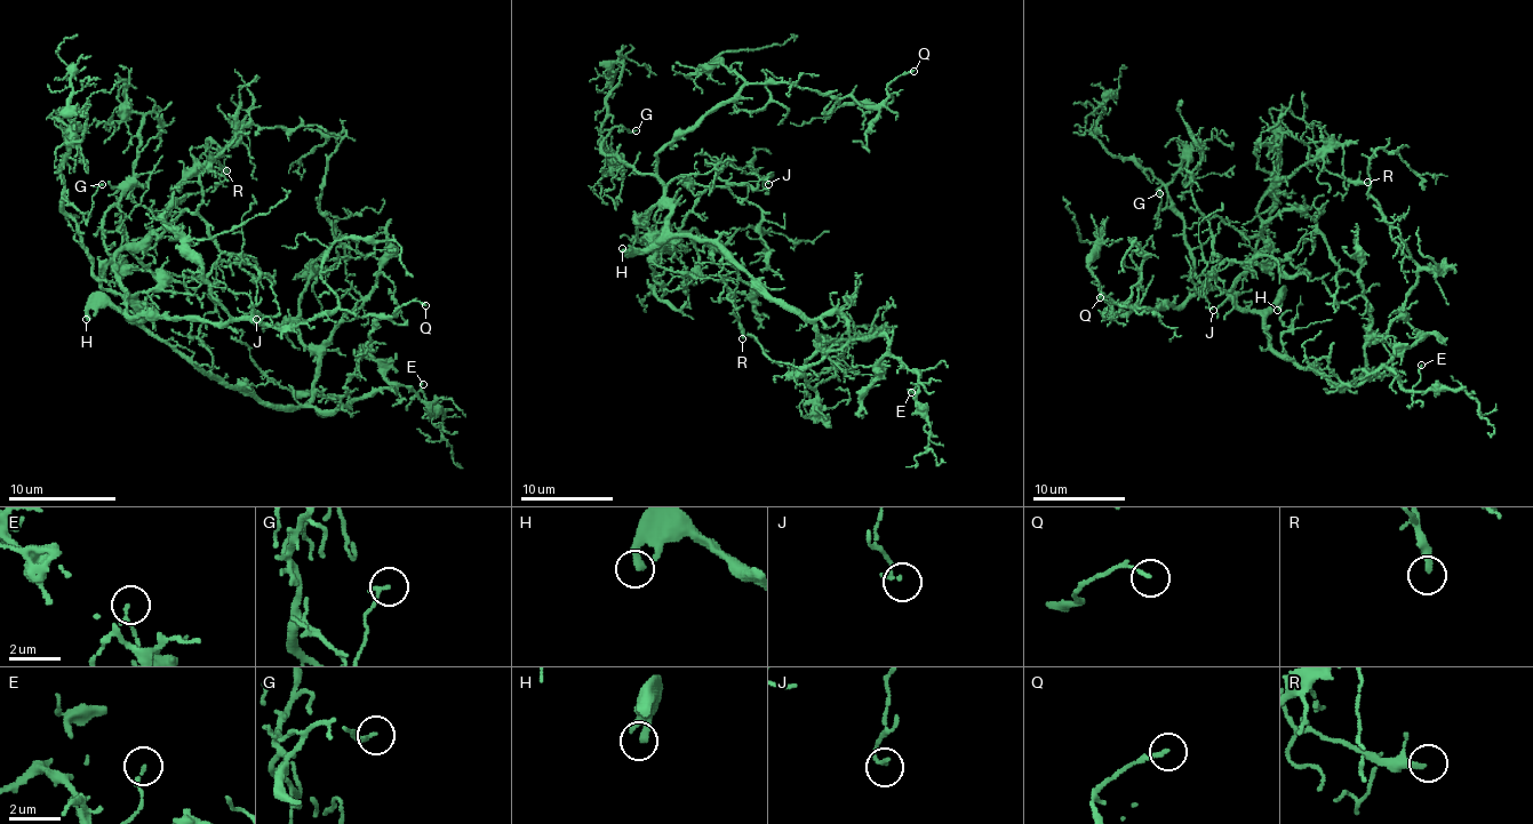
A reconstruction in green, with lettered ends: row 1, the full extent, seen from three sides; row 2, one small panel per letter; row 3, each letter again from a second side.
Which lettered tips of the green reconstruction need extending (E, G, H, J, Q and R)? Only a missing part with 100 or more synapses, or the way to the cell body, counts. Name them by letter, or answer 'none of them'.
H

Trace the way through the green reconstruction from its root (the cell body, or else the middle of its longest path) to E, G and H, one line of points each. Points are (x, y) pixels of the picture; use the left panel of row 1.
E: (193, 365), (245, 386), (266, 405), (322, 410), (406, 386), (431, 413), (423, 384)
G: (193, 365), (140, 325), (134, 295), (108, 292), (92, 271), (64, 200), (86, 214), (102, 184)
H: (193, 365), (151, 333), (132, 325), (110, 305), (94, 305), (86, 319)

